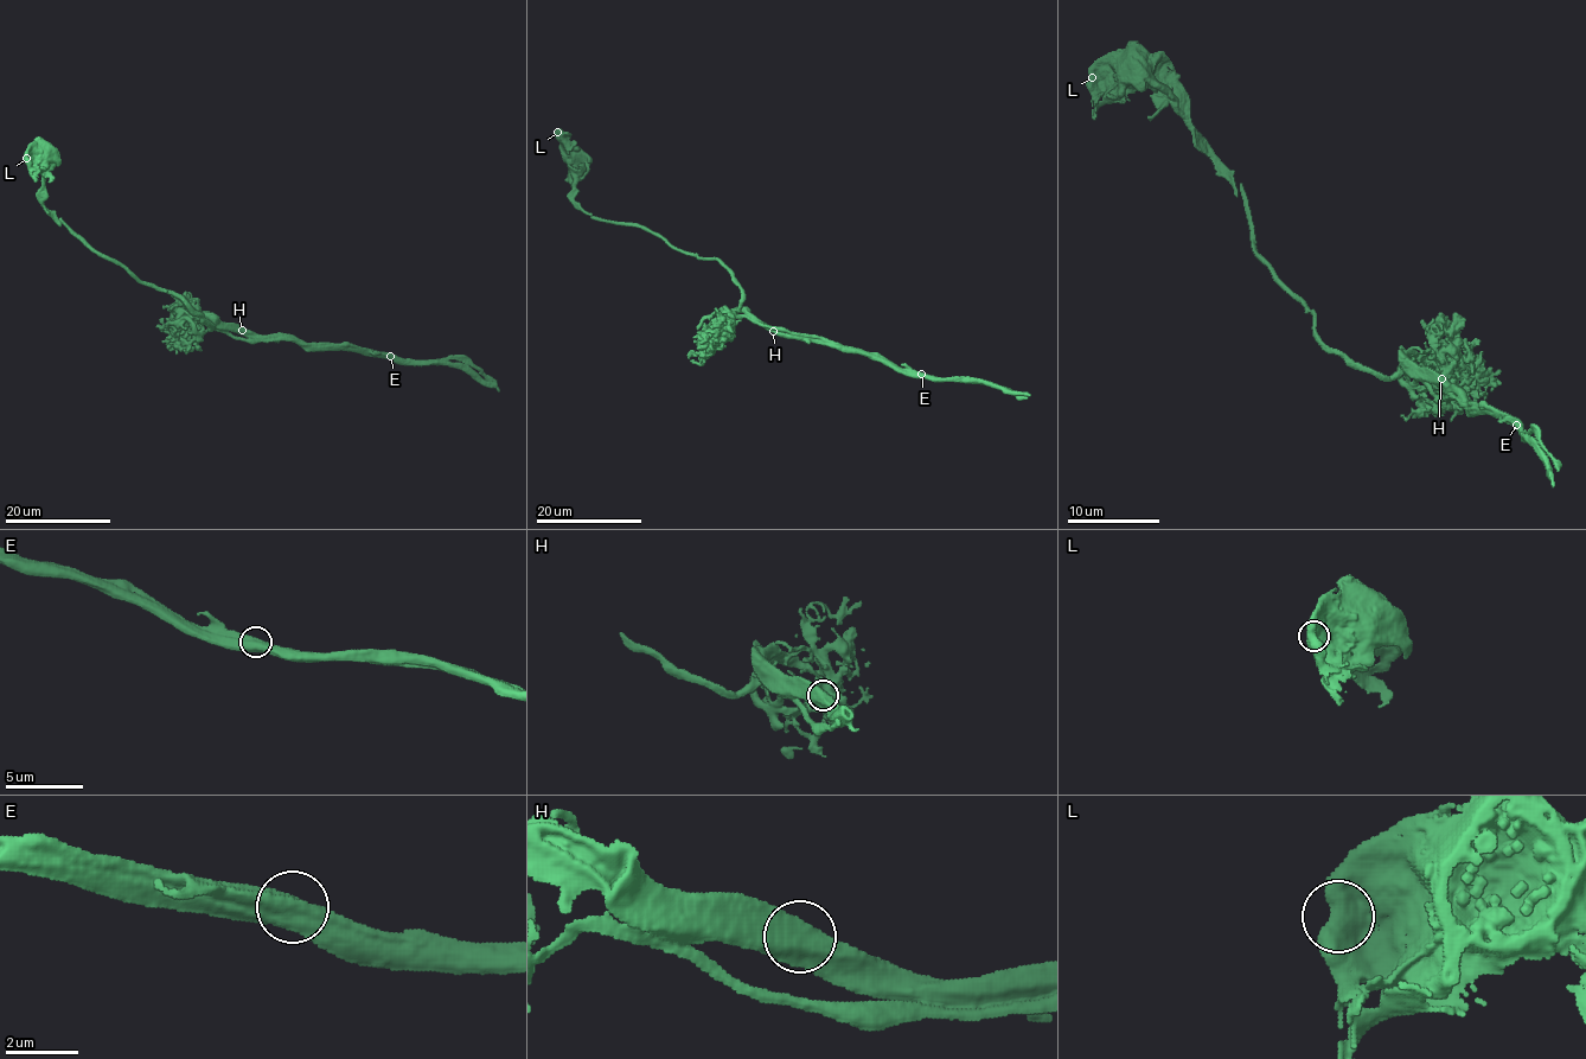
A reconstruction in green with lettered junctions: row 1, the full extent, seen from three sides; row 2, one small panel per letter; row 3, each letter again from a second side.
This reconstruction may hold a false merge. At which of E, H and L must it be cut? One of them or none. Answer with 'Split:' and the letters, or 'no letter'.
Split: E

